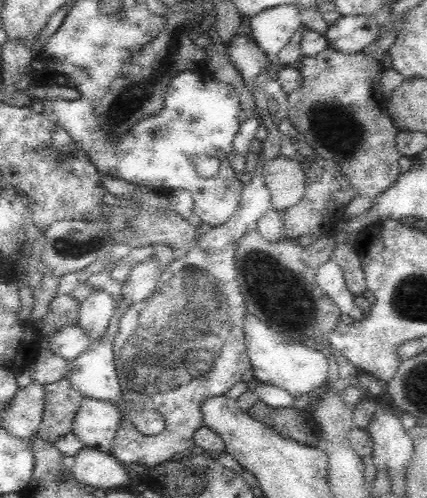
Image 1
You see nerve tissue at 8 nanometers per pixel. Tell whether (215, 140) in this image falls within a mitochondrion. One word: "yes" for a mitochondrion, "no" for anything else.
no

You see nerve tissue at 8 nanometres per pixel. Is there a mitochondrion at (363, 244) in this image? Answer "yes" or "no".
no

